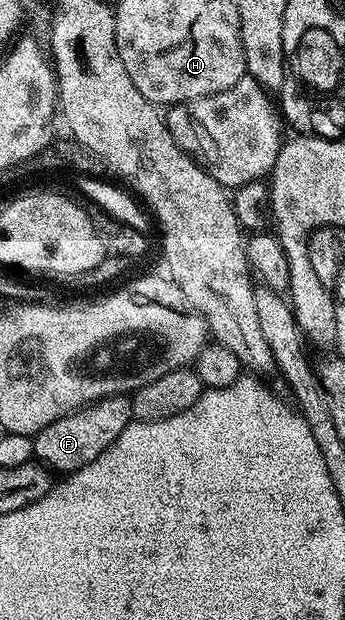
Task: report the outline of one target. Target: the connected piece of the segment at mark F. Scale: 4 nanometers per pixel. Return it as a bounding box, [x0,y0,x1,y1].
[32,395,133,472]

